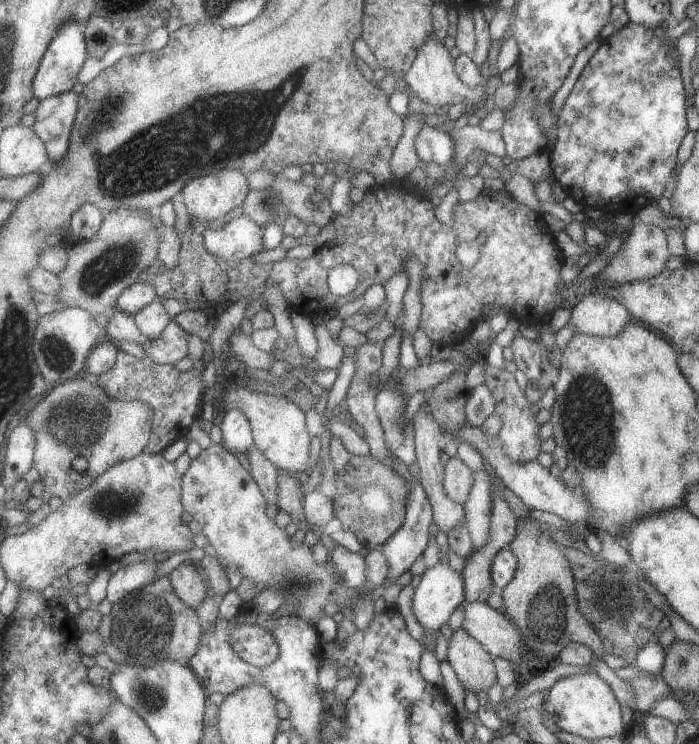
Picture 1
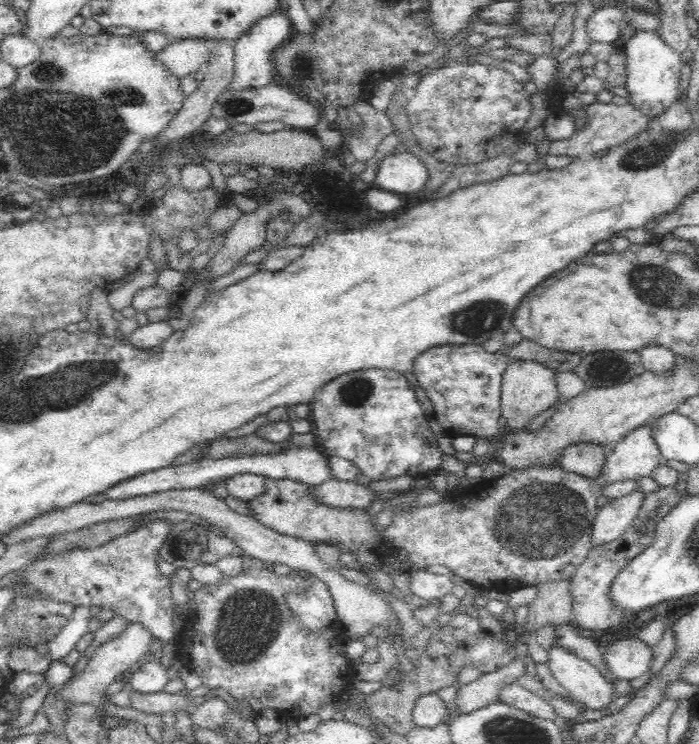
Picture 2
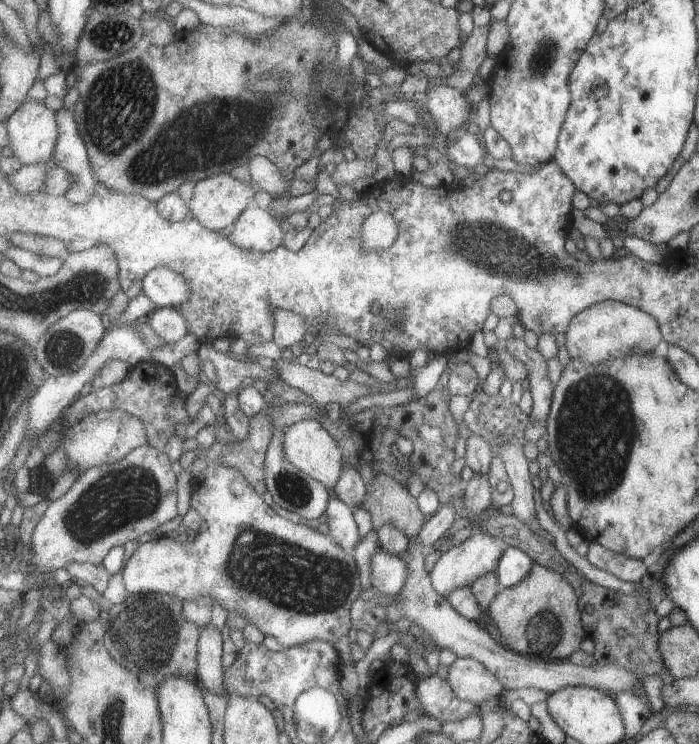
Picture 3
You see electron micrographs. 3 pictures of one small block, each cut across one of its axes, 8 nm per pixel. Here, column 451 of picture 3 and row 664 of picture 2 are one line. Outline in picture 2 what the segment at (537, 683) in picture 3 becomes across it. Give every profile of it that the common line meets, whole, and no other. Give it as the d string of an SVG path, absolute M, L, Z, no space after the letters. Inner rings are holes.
M637 637L612 640L602 648L602 667L615 681L643 676L651 666L650 646Z

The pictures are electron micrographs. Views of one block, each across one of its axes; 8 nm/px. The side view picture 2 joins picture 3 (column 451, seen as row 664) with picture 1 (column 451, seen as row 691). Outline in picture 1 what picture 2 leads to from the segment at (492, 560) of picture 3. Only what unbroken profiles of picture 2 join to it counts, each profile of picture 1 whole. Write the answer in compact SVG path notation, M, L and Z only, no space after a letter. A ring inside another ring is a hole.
M438 564L428 569L423 575L419 587L416 589L414 600L414 614L420 624L426 629L440 630L444 624L450 622L454 612L467 600L467 583L464 570L458 572L452 564Z

